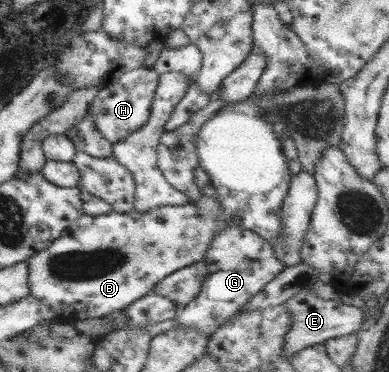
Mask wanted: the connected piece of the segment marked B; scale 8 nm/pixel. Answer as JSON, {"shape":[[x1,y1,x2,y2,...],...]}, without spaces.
{"shape":[[195,203,177,206,157,206,147,212,133,210,119,213,111,210,102,215,81,215,45,250,40,250,27,259,30,294,47,304,55,314,71,321,85,318,101,318,116,311,123,311,139,298,150,294,155,285,169,274,204,261,213,242,213,236,225,226,240,226,235,219,221,208,219,213,199,211]]}

